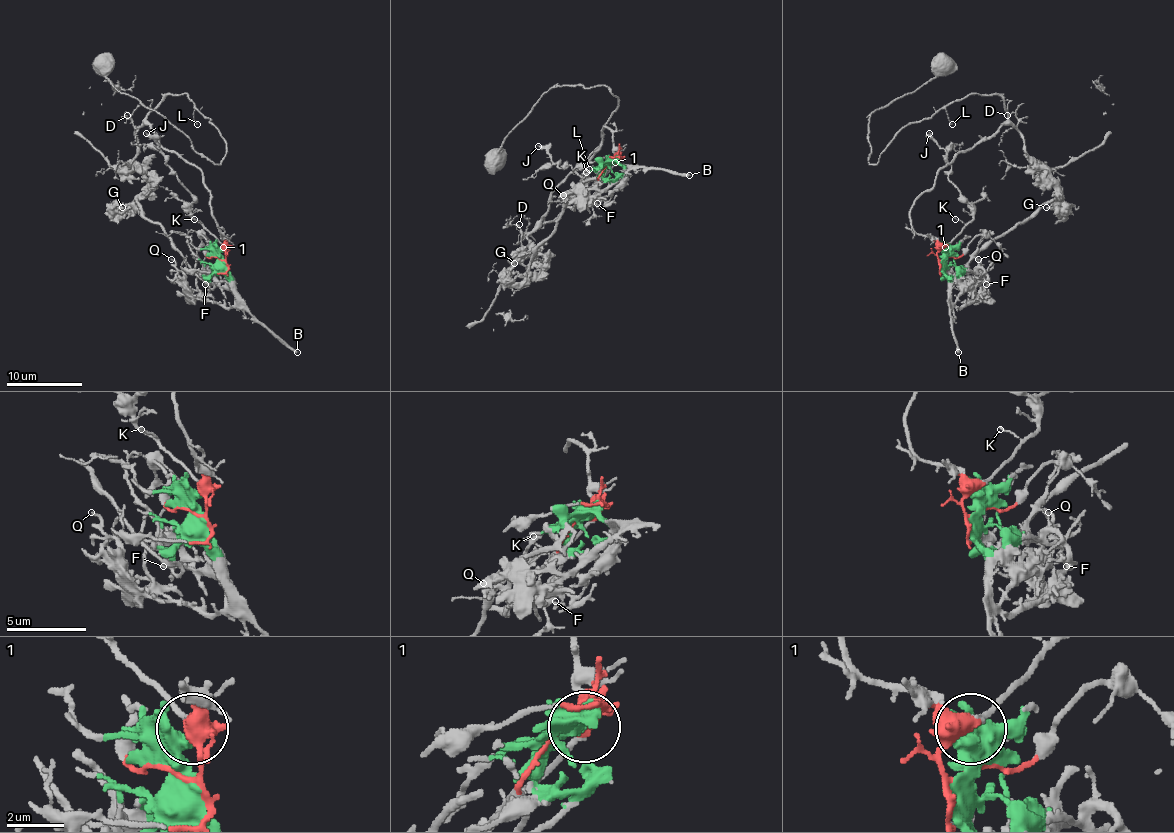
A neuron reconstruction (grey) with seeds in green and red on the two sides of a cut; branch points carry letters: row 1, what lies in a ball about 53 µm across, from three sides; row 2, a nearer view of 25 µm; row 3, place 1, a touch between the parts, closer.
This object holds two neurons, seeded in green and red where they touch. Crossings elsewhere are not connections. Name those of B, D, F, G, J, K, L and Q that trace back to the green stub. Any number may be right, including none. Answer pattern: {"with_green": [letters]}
{"with_green": ["B", "F", "G", "Q"]}

